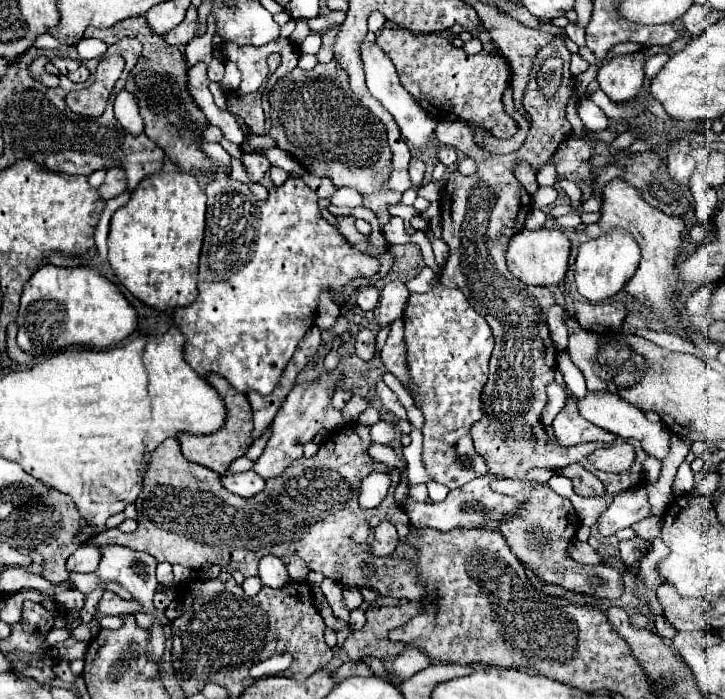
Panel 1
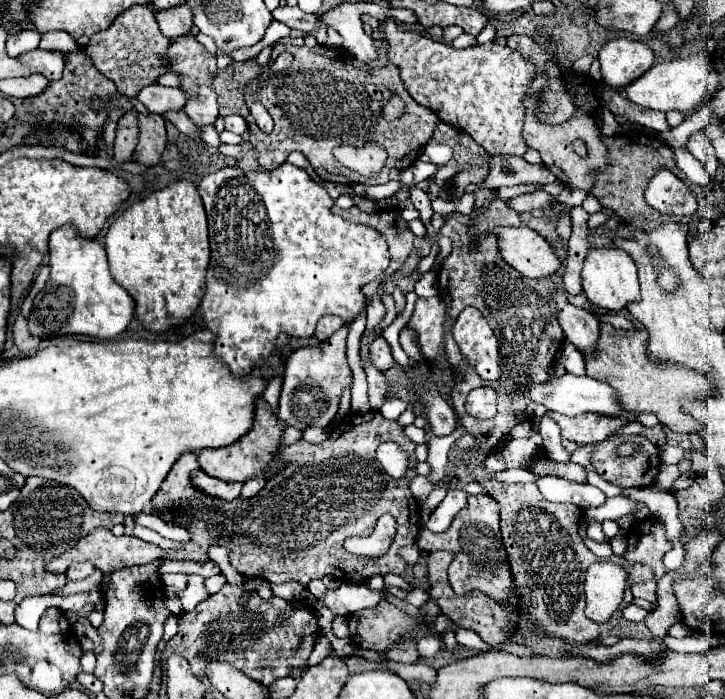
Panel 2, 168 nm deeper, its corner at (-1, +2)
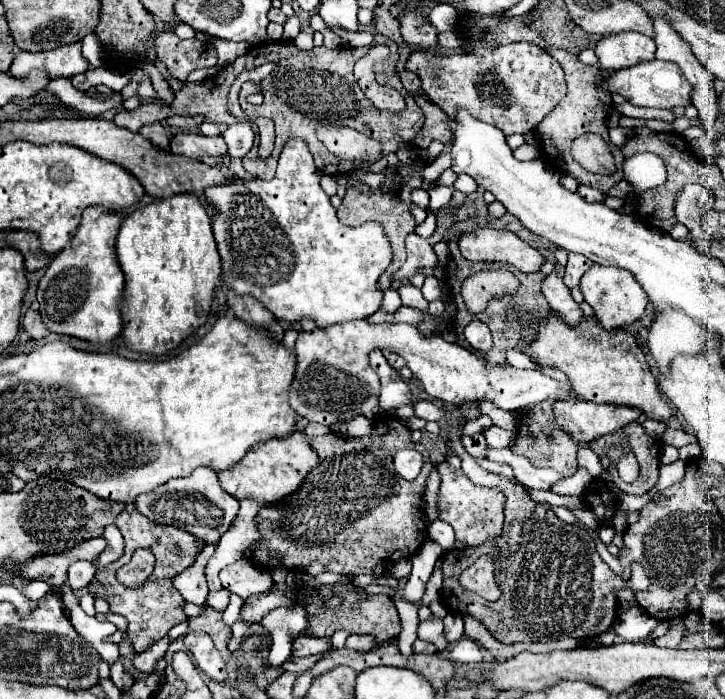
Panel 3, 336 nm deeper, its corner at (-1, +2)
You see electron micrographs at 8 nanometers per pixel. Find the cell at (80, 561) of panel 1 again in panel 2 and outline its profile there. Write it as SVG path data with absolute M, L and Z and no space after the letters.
M77 562L77 564L71 564L65 574L67 574L67 580L83 580L83 578L91 576L93 570L95 568L89 562Z

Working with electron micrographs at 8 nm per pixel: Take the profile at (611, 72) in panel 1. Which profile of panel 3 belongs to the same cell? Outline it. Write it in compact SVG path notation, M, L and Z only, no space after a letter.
M621 32L599 40L595 54L603 70L615 72L639 62L655 60L655 42L639 32Z

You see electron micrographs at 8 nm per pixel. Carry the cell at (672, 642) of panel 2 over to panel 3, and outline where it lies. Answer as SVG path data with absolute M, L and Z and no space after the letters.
M633 606L625 614L619 614L613 624L613 630L627 642L651 638L651 632L657 626L657 620L653 620L653 616L649 616L645 610L635 610L635 608L637 606Z

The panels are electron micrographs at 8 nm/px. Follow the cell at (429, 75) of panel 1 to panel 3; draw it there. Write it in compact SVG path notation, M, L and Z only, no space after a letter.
M515 42L505 46L481 46L477 52L455 52L451 56L437 54L431 50L413 50L407 62L407 70L413 70L421 78L421 94L437 104L449 118L455 116L455 110L467 110L473 118L497 126L505 136L509 134L527 134L539 120L543 120L549 110L565 96L565 78L561 66L539 46L529 42Z

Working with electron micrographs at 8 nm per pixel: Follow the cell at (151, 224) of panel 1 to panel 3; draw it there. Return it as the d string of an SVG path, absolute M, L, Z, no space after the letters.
M177 194L157 200L131 212L117 232L117 260L125 274L125 302L123 310L123 338L131 350L145 354L167 354L177 348L187 336L205 324L211 312L211 300L219 282L219 252L211 232L211 218L203 202L193 194Z

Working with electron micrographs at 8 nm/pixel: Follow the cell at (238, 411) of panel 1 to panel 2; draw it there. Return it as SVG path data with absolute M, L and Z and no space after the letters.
M259 398L257 400L257 410L255 410L255 422L253 422L253 430L237 440L237 444L231 444L229 448L215 448L215 450L205 450L197 454L199 466L203 472L207 472L213 478L225 480L225 482L247 482L259 474L263 474L267 480L269 476L281 472L283 462L277 456L279 454L279 444L281 444L281 436L283 436L283 424L277 418L277 414L271 410L271 406Z

